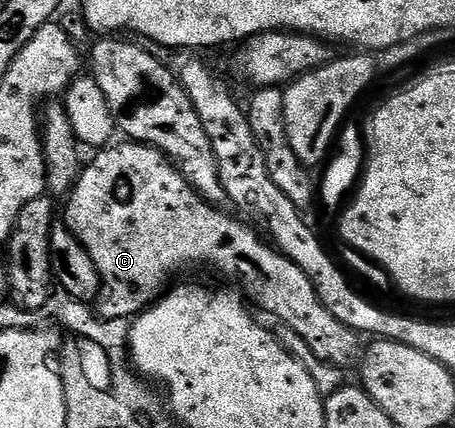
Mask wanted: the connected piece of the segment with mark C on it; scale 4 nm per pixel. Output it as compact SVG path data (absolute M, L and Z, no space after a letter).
M122 141L119 147L114 146L115 145L107 145L102 147L101 150L95 154L98 156L95 157L94 164L92 164L91 167L83 166L81 168L78 182L74 184L73 191L69 192L68 198L65 200L67 203L64 225L75 237L77 237L80 241L80 245L84 245L88 257L92 257L92 261L96 265L96 269L102 278L102 293L96 303L96 311L101 318L125 319L127 321L133 320L135 317L141 315L147 307L153 307L154 304L166 294L168 288L171 286L172 280L170 280L170 278L172 278L173 275L178 275L181 271L188 270L189 267L211 267L212 270L219 271L219 273L226 278L223 280L237 285L251 300L254 298L268 314L275 315L280 322L286 323L282 325L285 325L289 330L295 331L295 333L310 347L311 356L313 356L315 360L318 358L320 362L331 363L334 367L350 367L353 363L355 366L355 364L359 362L360 356L364 351L364 343L361 343L363 340L360 338L359 332L352 330L351 327L346 327L340 321L336 321L336 317L332 317L332 313L328 313L328 309L324 309L324 305L320 301L320 297L312 285L312 281L304 273L304 269L300 269L300 265L293 263L287 255L282 254L277 247L271 245L265 238L262 240L248 224L241 223L236 216L229 215L228 212L222 211L226 209L209 203L208 200L206 200L206 198L182 176L182 172L178 170L175 162L164 152L159 151L155 147L150 147L148 144L131 141Z

